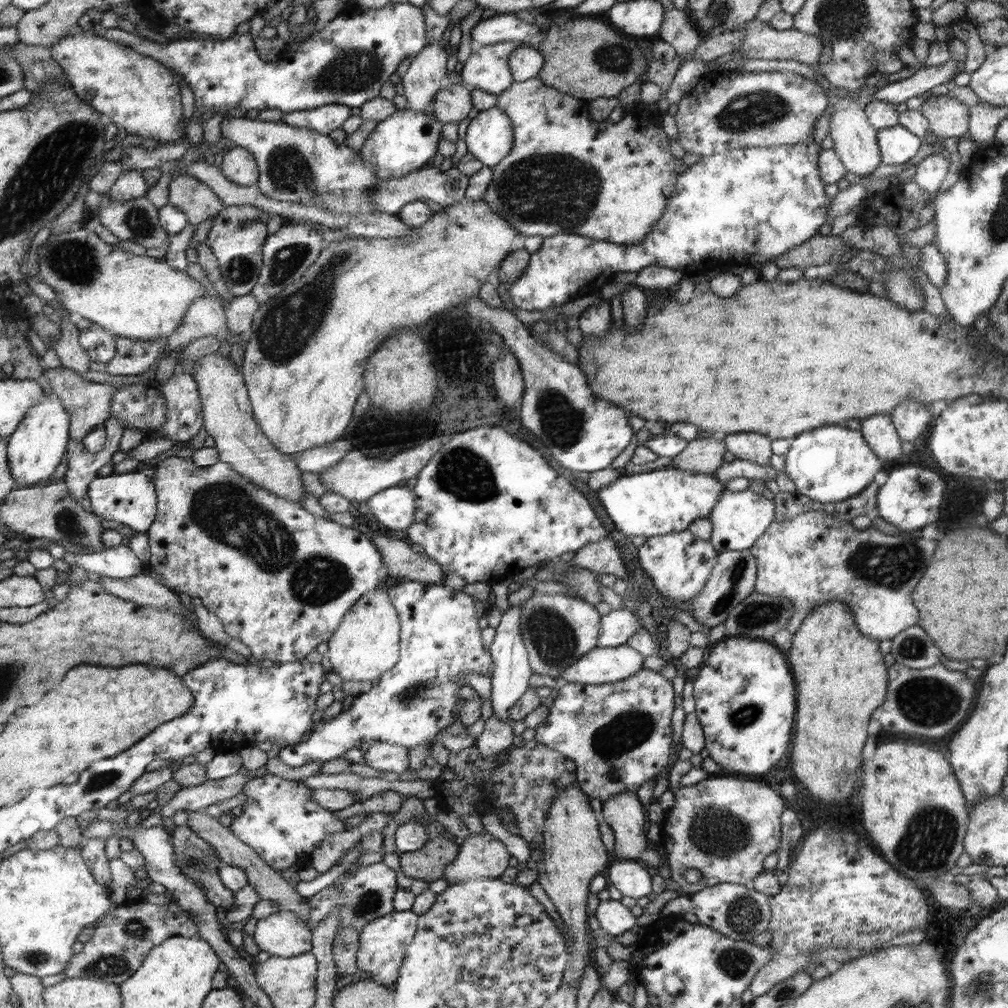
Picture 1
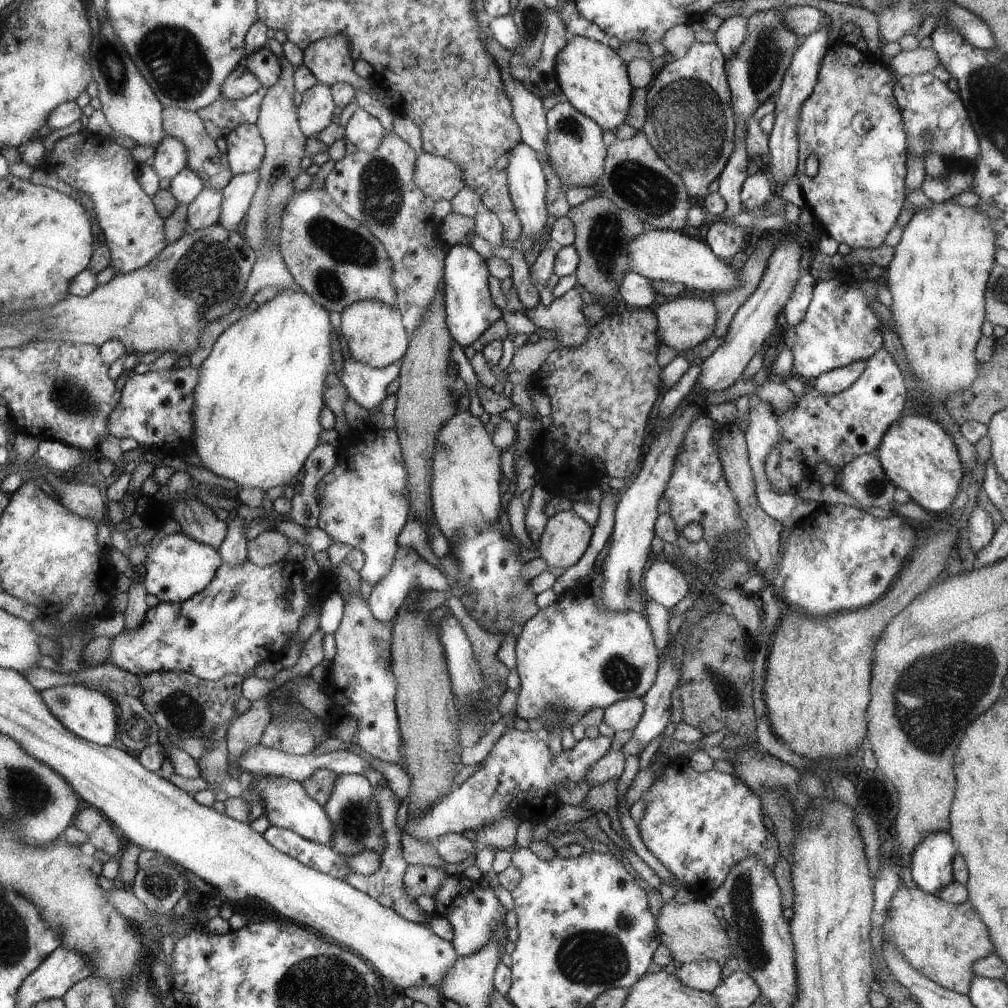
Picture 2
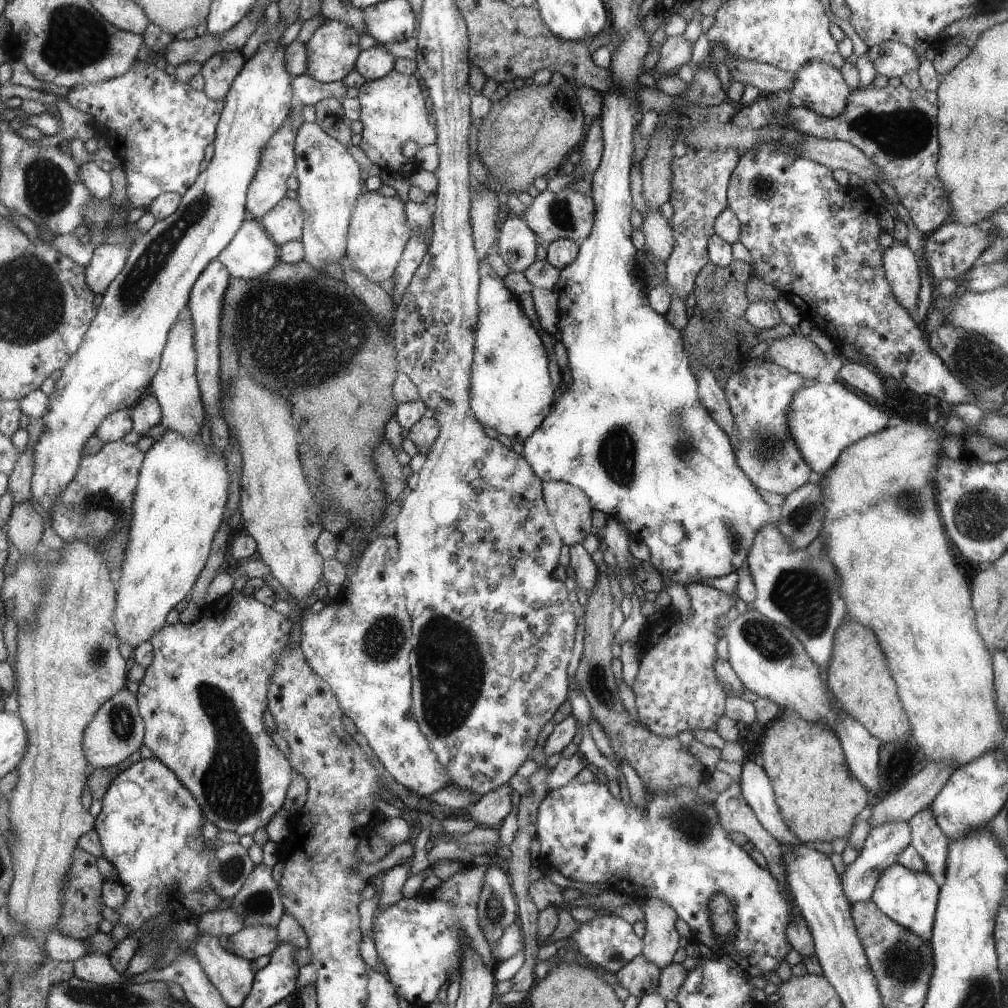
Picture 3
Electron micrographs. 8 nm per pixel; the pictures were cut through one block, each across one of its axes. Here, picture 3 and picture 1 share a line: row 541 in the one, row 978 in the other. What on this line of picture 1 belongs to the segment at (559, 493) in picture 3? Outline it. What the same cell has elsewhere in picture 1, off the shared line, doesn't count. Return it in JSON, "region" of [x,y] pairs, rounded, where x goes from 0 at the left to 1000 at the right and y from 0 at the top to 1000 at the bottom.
{"region":[[[572,775],[561,782],[560,786],[555,785],[548,793],[548,799],[542,807],[540,821],[540,849],[533,856],[533,877],[541,883],[563,920],[563,929],[567,936],[563,940],[563,952],[560,960],[560,976],[573,976],[585,952],[585,946],[581,946],[585,944],[583,925],[586,924],[581,917],[583,879],[589,869],[599,867],[603,863],[605,847],[597,836],[596,825],[593,825],[593,812],[585,802],[585,794]]]}

